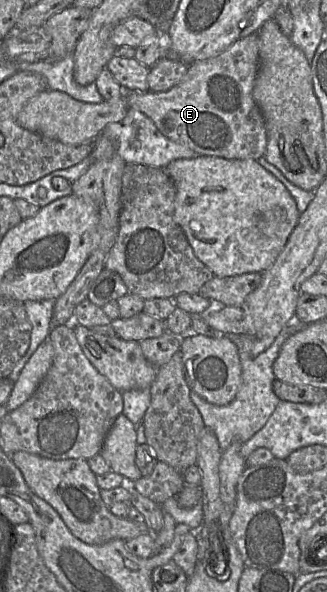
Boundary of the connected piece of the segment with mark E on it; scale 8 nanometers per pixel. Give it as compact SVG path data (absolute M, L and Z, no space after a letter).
M255 32L217 56L192 63L184 78L165 92L125 91L129 108L141 111L165 137L198 155L257 161L267 147L266 123L252 94L259 49L259 33Z

